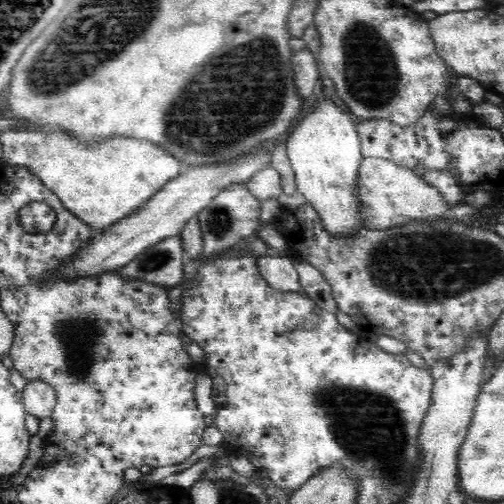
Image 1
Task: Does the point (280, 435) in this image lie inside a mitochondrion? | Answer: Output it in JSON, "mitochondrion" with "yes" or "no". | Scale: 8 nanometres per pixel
{"mitochondrion":"no"}

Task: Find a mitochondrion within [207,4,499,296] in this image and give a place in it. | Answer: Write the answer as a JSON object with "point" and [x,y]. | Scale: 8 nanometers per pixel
{"point":[371,75]}

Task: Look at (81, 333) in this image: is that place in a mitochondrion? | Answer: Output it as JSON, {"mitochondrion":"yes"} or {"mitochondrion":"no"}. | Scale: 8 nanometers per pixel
{"mitochondrion":"yes"}

